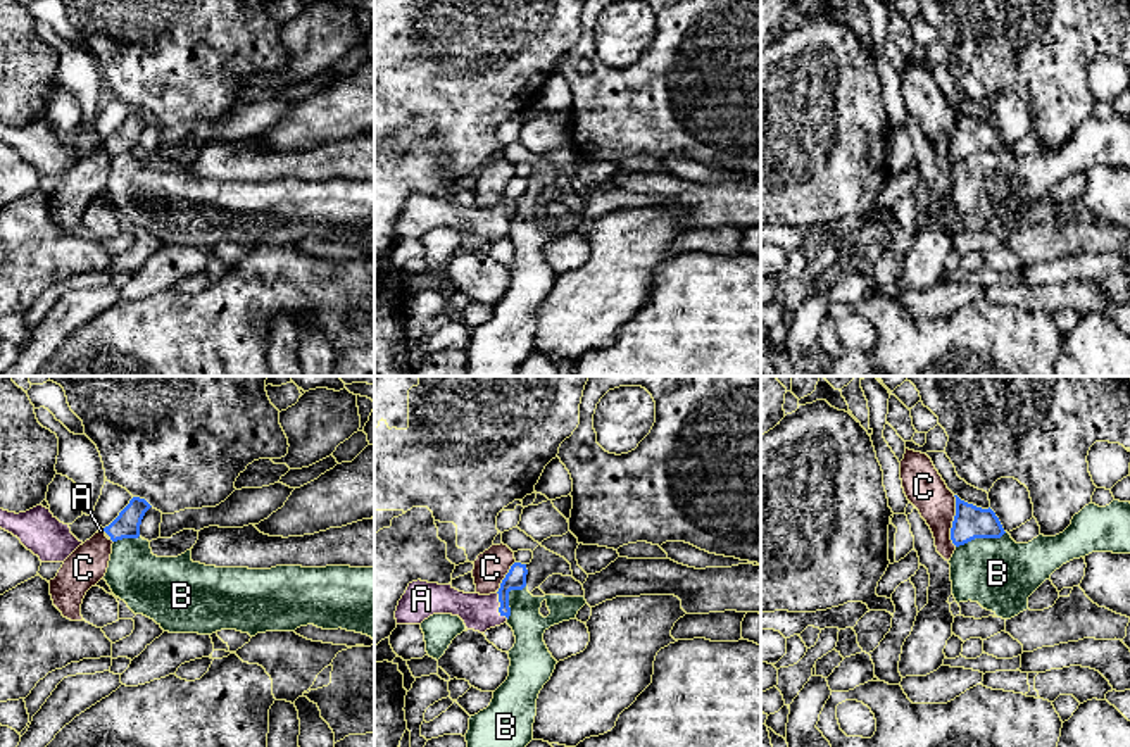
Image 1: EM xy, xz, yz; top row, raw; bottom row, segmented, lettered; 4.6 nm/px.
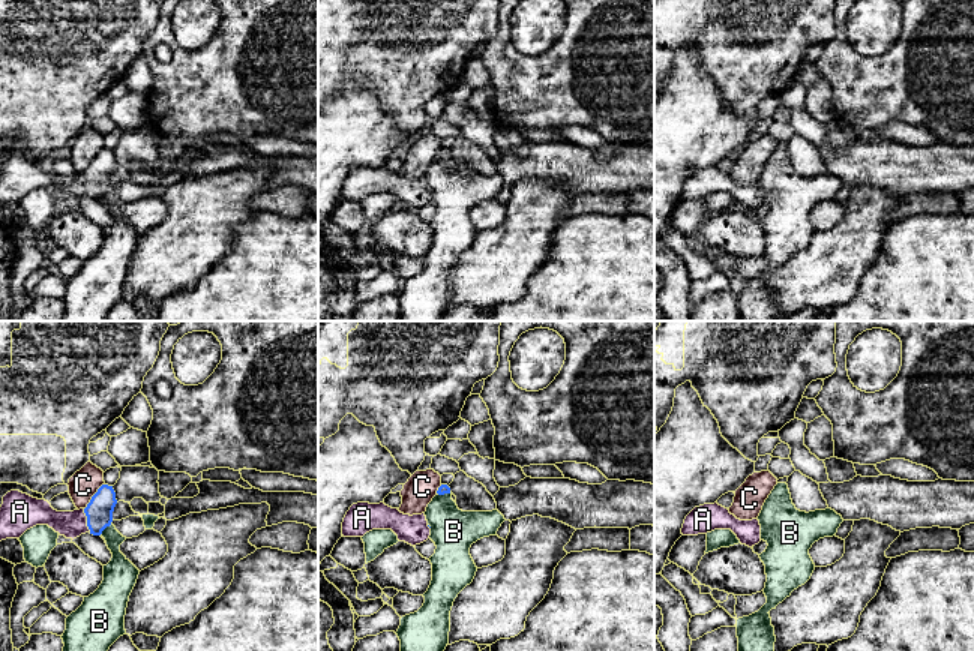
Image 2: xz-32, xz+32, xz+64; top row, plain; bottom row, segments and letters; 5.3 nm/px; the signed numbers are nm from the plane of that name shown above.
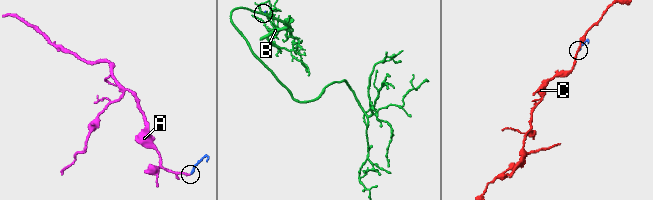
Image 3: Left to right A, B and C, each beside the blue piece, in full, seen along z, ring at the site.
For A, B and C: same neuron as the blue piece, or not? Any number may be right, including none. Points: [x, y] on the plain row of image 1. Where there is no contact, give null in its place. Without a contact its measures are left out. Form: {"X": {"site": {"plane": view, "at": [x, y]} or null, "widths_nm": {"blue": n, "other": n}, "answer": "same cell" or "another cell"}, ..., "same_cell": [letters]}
{"A": {"site": {"plane": "xz", "at": [501, 219]}, "widths_nm": {"blue": 100, "other": 170}, "answer": "same cell"}, "B": {"site": {"plane": "yz", "at": [980, 150]}, "widths_nm": {"blue": 160, "other": 340}, "answer": "another cell"}, "C": {"site": {"plane": "yz", "at": [953, 135]}, "widths_nm": {"blue": 160, "other": 190}, "answer": "another cell"}, "same_cell": ["A"]}

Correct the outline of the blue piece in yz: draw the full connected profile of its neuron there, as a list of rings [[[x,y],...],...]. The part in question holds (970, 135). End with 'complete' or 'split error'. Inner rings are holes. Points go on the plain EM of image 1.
[[[956,110],[956,129],[951,141],[951,154],[956,160],[964,159],[975,152],[1001,152],[1006,145],[989,122],[976,121]]] | complete

